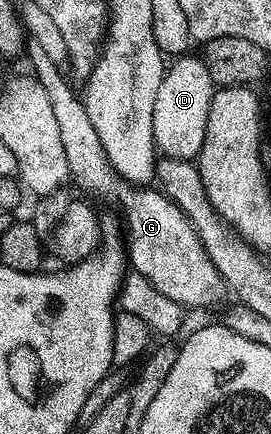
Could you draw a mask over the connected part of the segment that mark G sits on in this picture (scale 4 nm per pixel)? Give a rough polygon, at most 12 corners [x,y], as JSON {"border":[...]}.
{"border":[[28,47],[71,176],[126,214],[128,263],[183,308],[228,288],[190,218],[114,172],[51,48]]}

